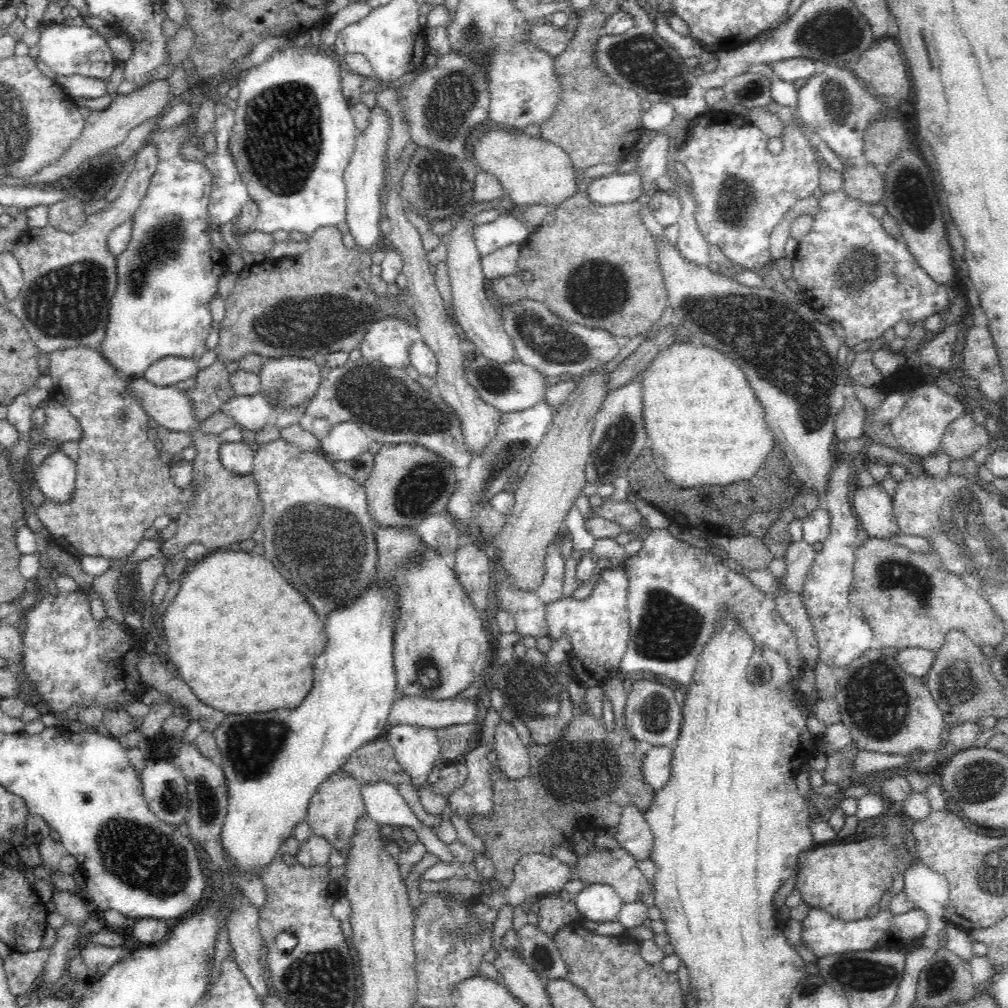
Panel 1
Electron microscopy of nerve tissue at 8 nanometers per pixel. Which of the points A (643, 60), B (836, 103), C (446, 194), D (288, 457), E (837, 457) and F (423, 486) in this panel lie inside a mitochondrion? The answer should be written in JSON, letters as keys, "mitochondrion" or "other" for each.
{"A":"mitochondrion","B":"mitochondrion","C":"mitochondrion","D":"other","E":"other","F":"mitochondrion"}

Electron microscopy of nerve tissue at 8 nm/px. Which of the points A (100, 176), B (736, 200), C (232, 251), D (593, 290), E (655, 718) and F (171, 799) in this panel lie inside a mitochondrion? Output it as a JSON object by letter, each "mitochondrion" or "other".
{"A":"other","B":"mitochondrion","C":"other","D":"mitochondrion","E":"mitochondrion","F":"mitochondrion"}

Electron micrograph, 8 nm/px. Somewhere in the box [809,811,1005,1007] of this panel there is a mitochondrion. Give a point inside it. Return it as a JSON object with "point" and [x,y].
{"point":[860,973]}

